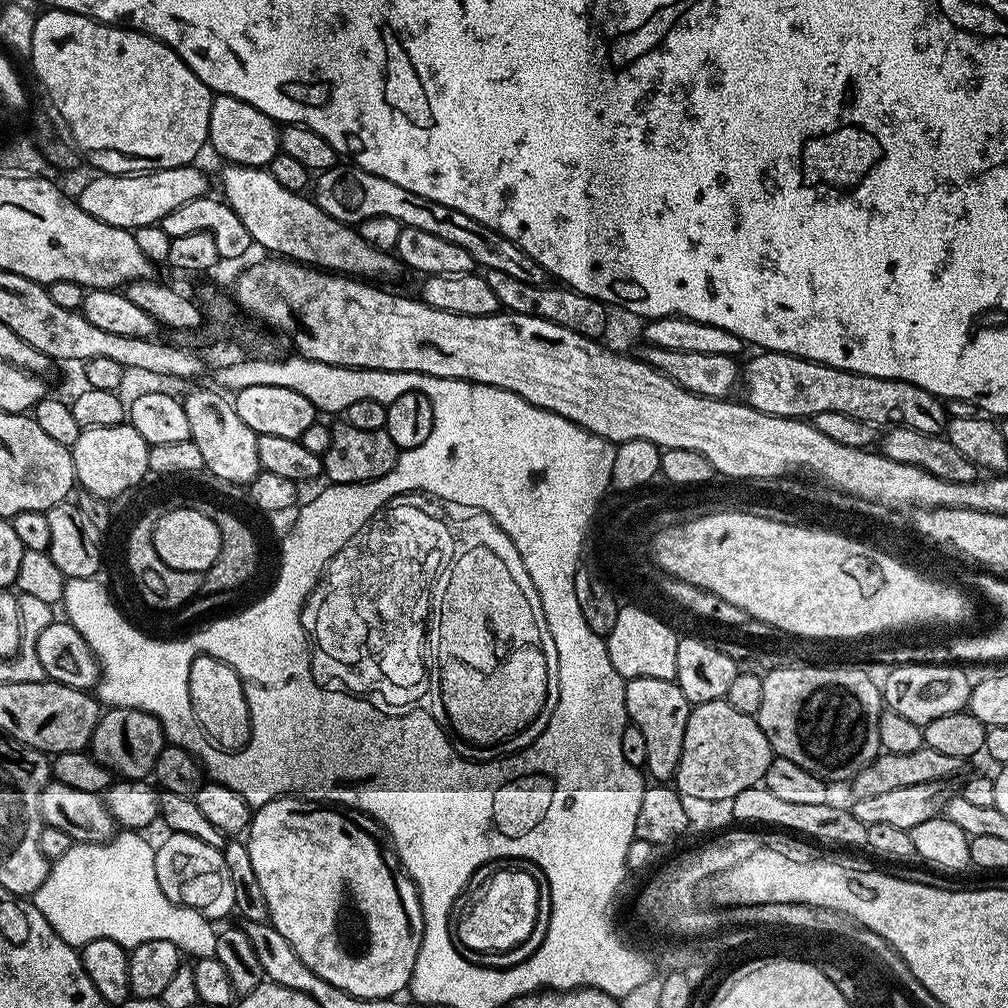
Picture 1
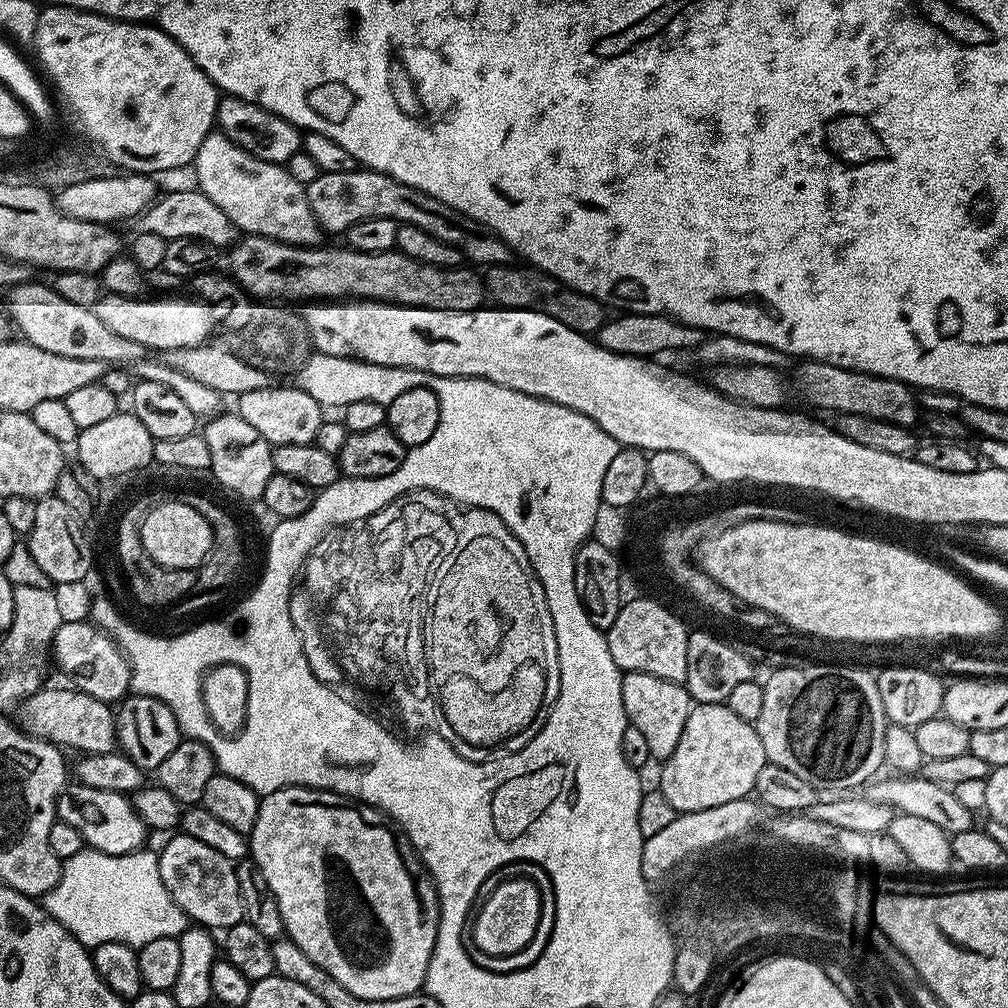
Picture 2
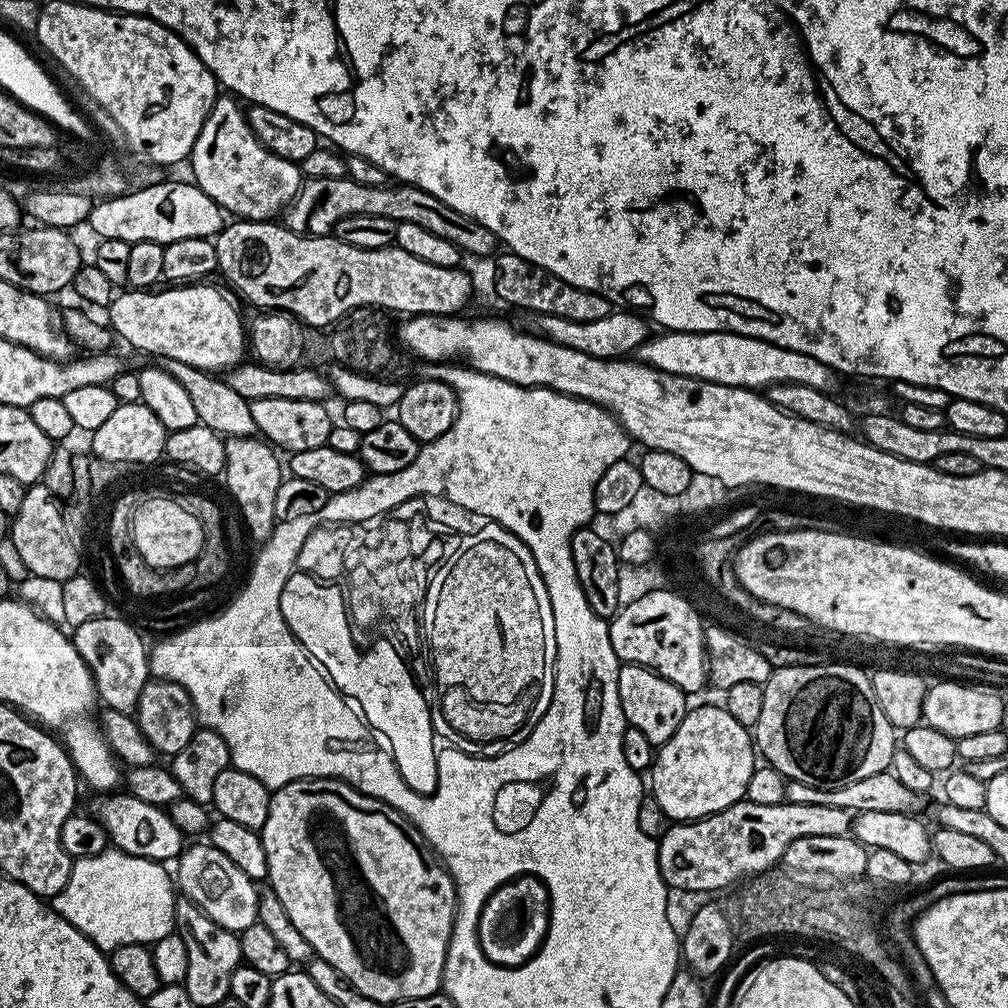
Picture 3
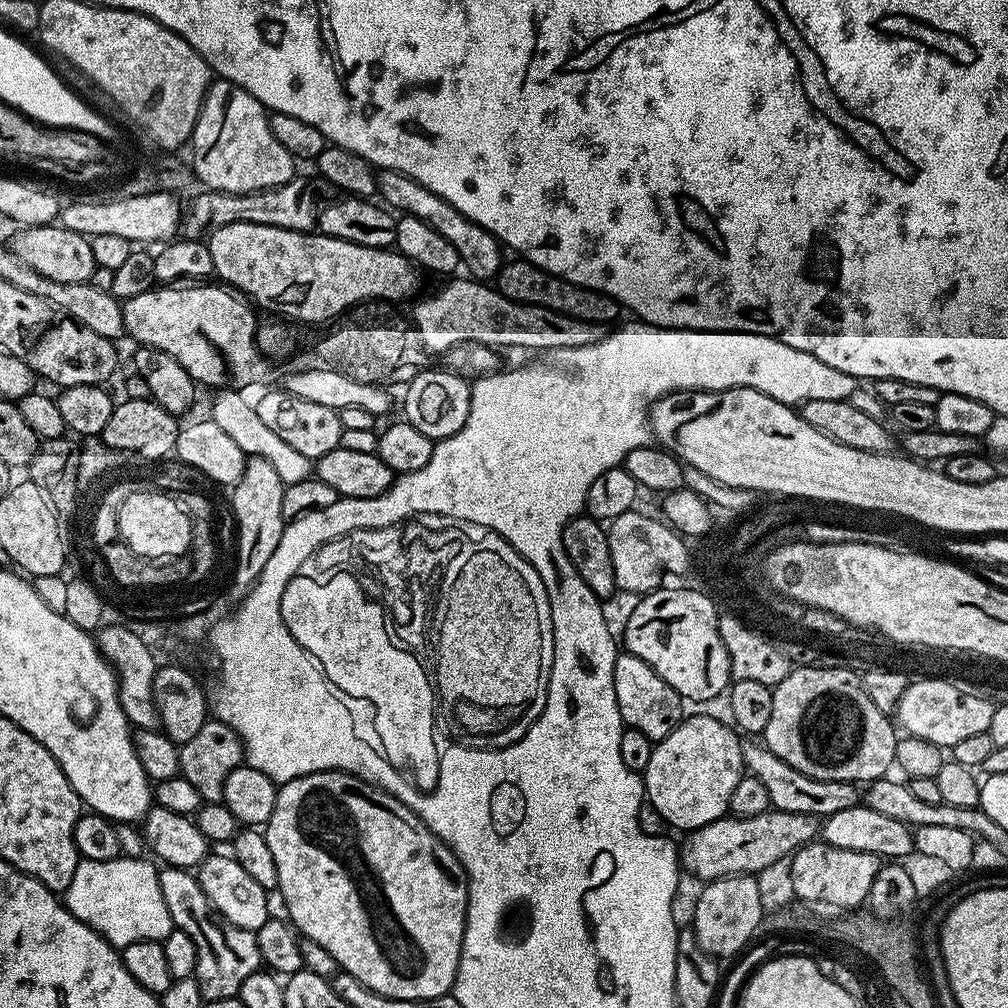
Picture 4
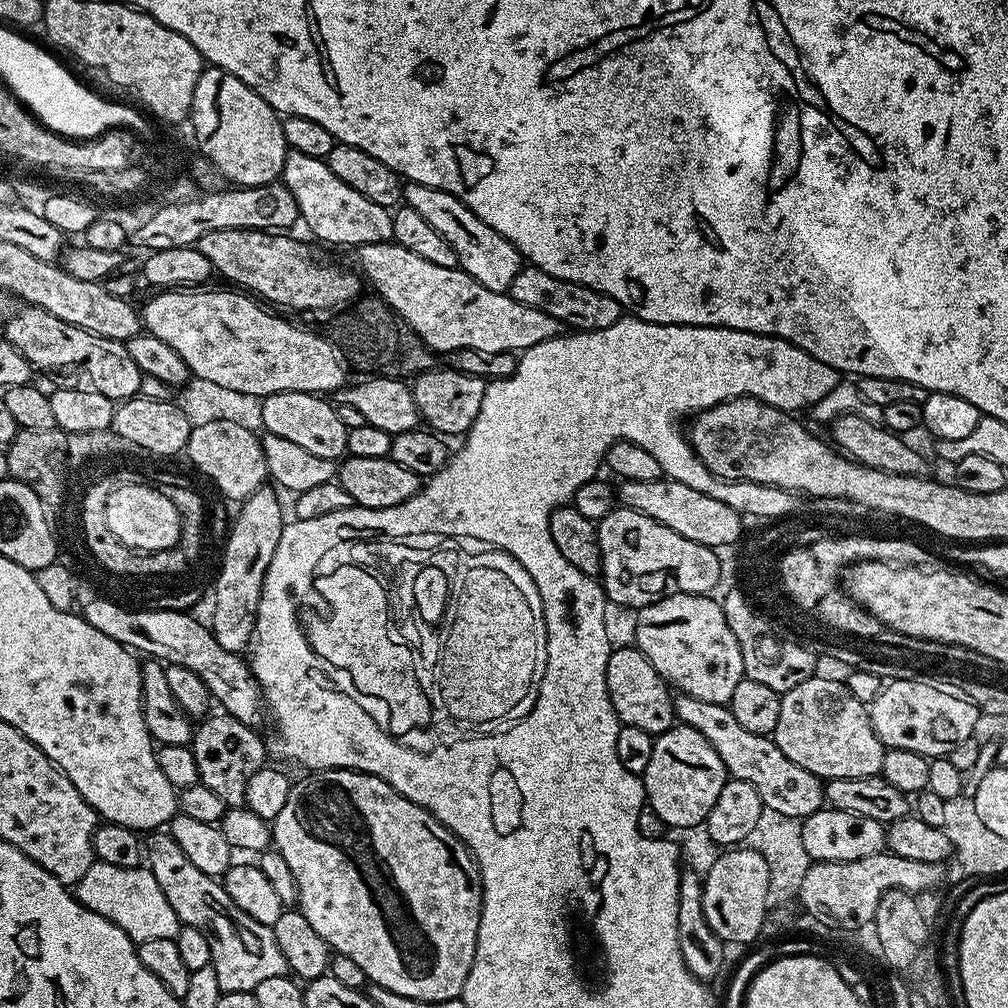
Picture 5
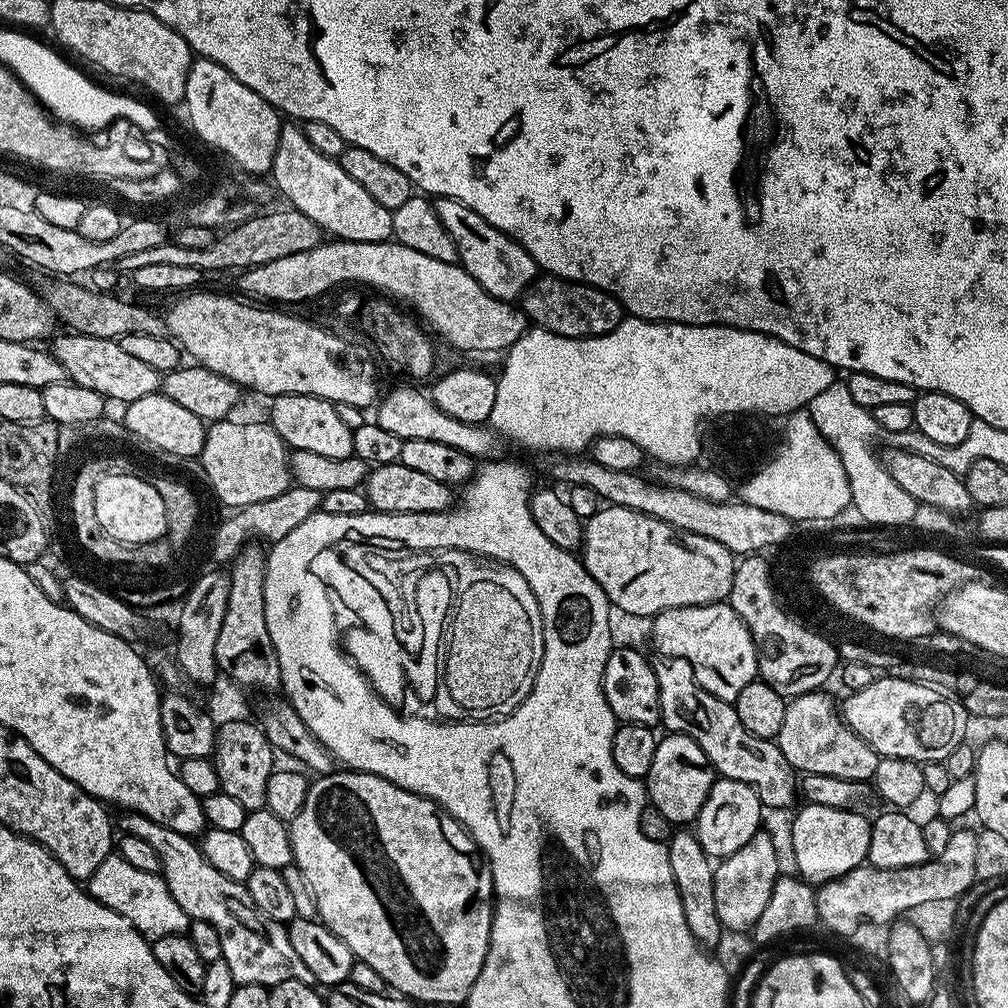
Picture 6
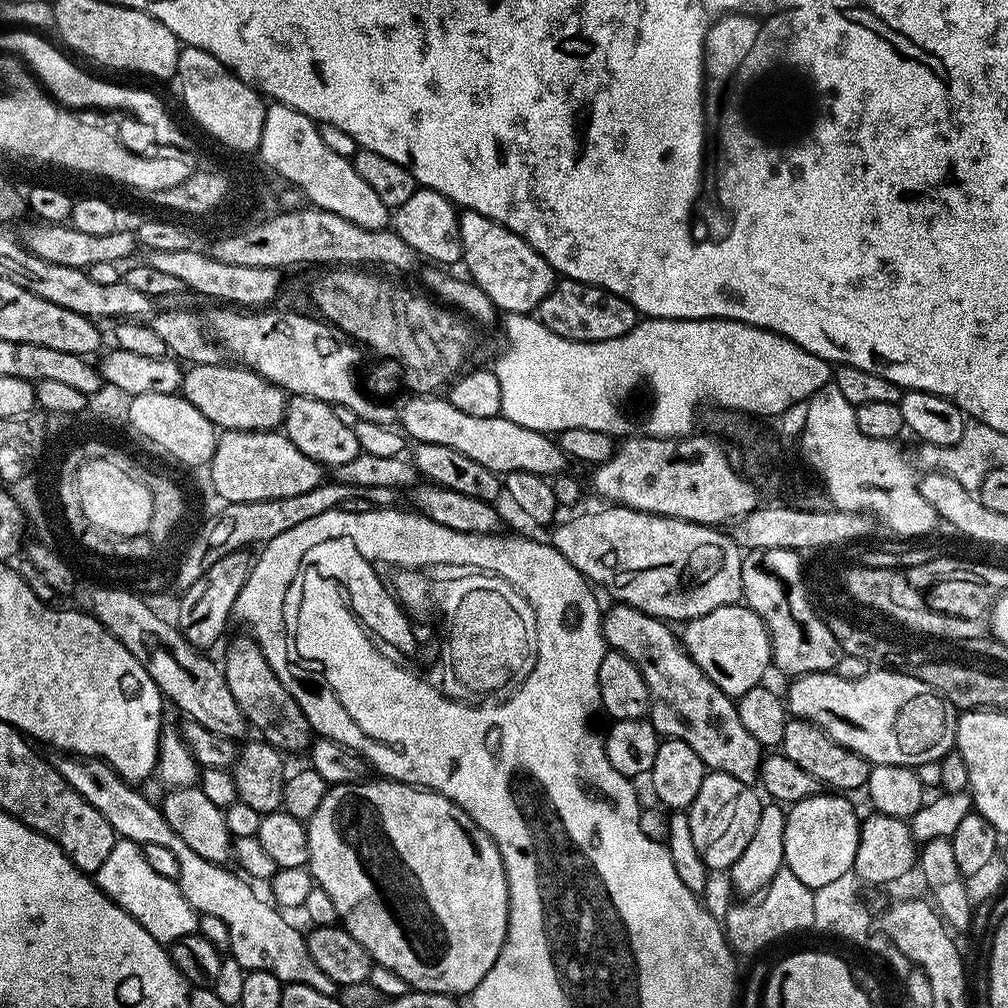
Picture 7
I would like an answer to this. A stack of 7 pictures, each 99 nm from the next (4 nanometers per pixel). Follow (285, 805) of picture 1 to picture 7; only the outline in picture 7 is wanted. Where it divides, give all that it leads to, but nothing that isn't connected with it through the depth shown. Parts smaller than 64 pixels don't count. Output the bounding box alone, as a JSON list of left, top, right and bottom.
[306,778,508,998]

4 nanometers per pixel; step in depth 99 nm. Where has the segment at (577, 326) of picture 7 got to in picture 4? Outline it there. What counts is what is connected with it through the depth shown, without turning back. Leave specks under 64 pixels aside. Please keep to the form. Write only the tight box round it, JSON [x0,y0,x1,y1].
[498,258,622,325]

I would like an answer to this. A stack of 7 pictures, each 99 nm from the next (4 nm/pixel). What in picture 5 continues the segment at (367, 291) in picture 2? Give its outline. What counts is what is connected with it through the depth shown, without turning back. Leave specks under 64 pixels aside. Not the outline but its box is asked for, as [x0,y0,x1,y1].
[194,228,361,312]

